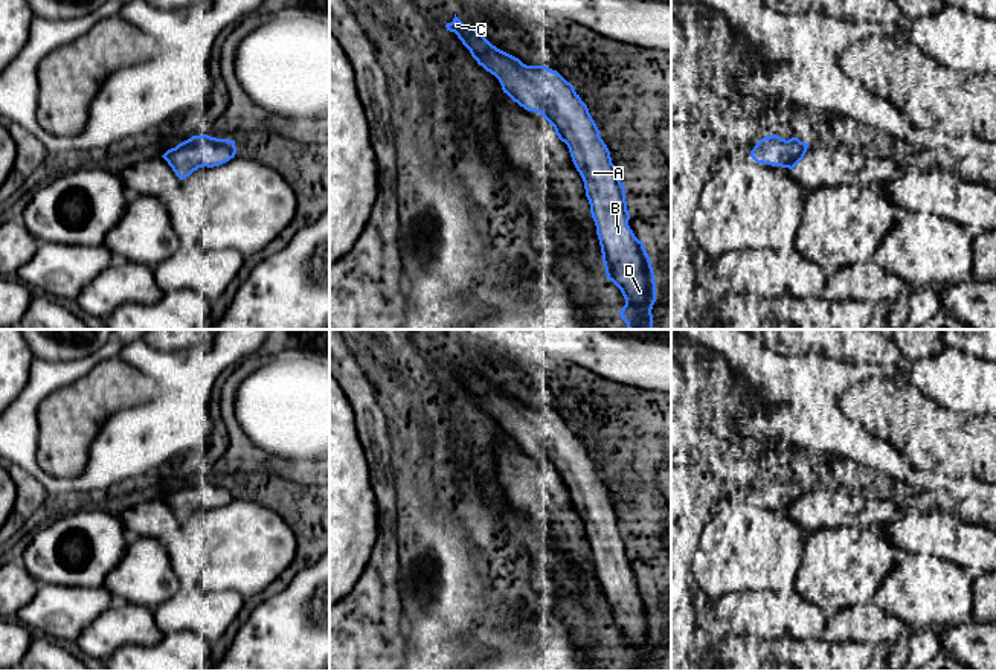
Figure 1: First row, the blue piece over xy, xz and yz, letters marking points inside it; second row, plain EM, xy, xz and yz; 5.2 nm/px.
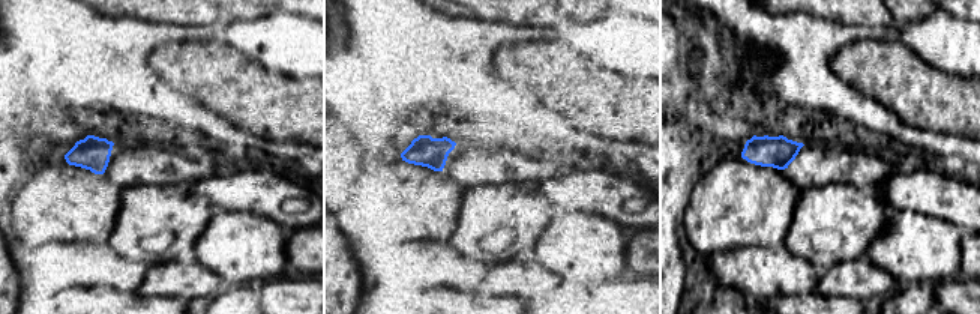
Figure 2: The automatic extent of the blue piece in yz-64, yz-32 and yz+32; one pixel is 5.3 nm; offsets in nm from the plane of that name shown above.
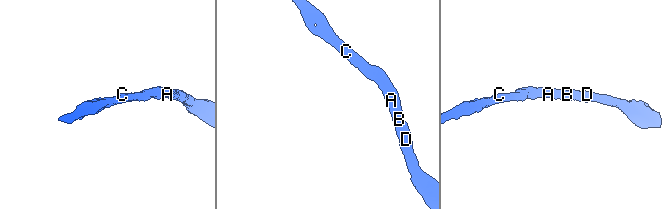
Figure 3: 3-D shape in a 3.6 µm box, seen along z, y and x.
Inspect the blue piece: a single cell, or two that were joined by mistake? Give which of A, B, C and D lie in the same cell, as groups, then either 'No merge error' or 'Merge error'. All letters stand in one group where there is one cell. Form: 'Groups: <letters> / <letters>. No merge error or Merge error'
Groups: A B C D. No merge error

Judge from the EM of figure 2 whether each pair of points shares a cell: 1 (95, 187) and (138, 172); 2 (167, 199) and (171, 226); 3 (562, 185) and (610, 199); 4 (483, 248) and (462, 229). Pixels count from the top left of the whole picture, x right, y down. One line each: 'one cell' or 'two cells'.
1: two cells
2: one cell
3: one cell
4: one cell

